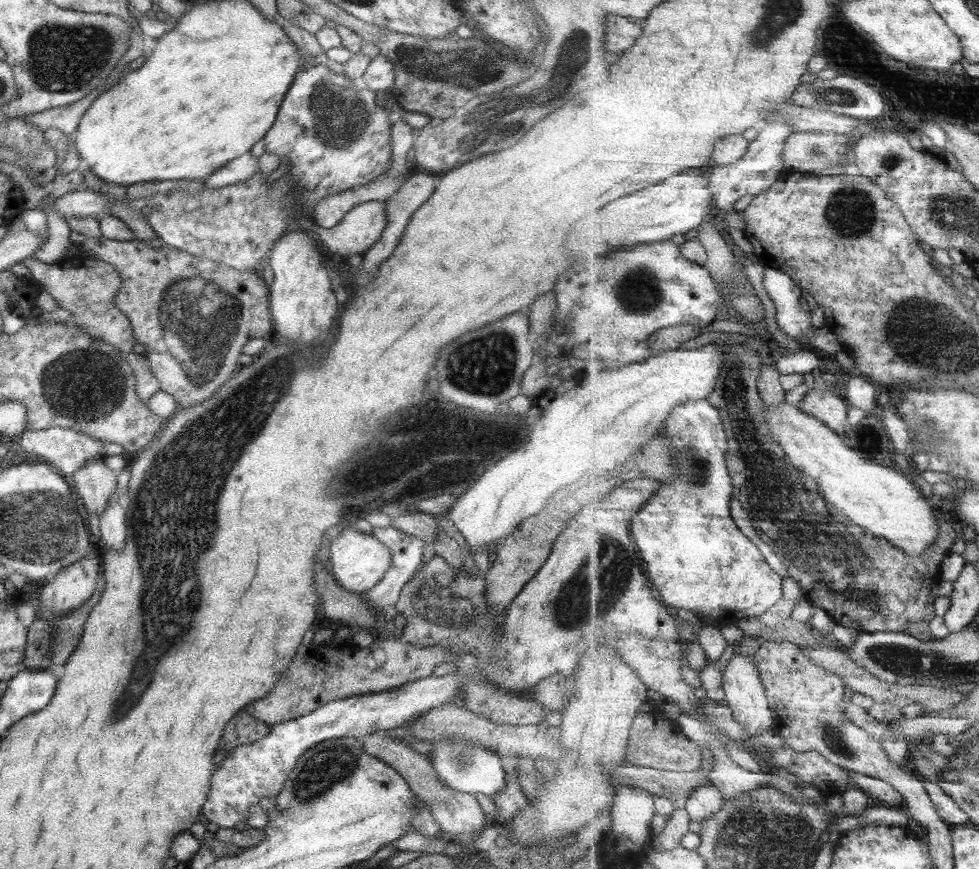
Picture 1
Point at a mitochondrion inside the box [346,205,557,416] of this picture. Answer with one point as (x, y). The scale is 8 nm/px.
(486, 366)

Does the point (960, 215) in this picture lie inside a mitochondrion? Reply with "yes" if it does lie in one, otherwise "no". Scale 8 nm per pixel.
yes

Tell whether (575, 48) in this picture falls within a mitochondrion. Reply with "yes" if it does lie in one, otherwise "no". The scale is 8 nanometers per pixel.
yes

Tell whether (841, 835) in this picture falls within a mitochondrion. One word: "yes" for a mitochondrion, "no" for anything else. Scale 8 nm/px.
no

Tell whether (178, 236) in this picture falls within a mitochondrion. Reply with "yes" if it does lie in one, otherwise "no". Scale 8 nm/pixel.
no

